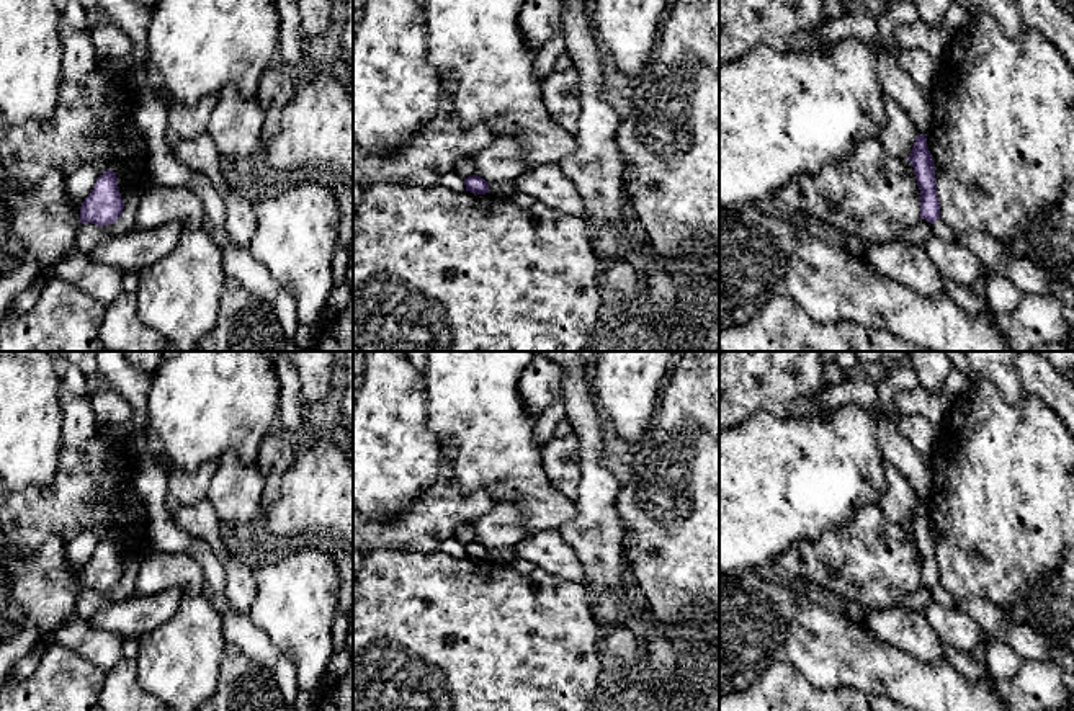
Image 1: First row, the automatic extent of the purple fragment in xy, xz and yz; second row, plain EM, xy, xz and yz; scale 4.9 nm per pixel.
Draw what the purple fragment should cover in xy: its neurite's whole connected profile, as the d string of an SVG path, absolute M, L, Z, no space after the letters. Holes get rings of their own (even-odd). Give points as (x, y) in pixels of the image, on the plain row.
M106 536L98 543L92 559L80 574L80 588L92 588L100 593L116 588L124 575L118 556L118 544L113 536Z

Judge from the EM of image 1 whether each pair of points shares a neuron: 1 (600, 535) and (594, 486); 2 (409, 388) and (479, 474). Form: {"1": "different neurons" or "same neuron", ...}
{"1": "same neuron", "2": "different neurons"}

